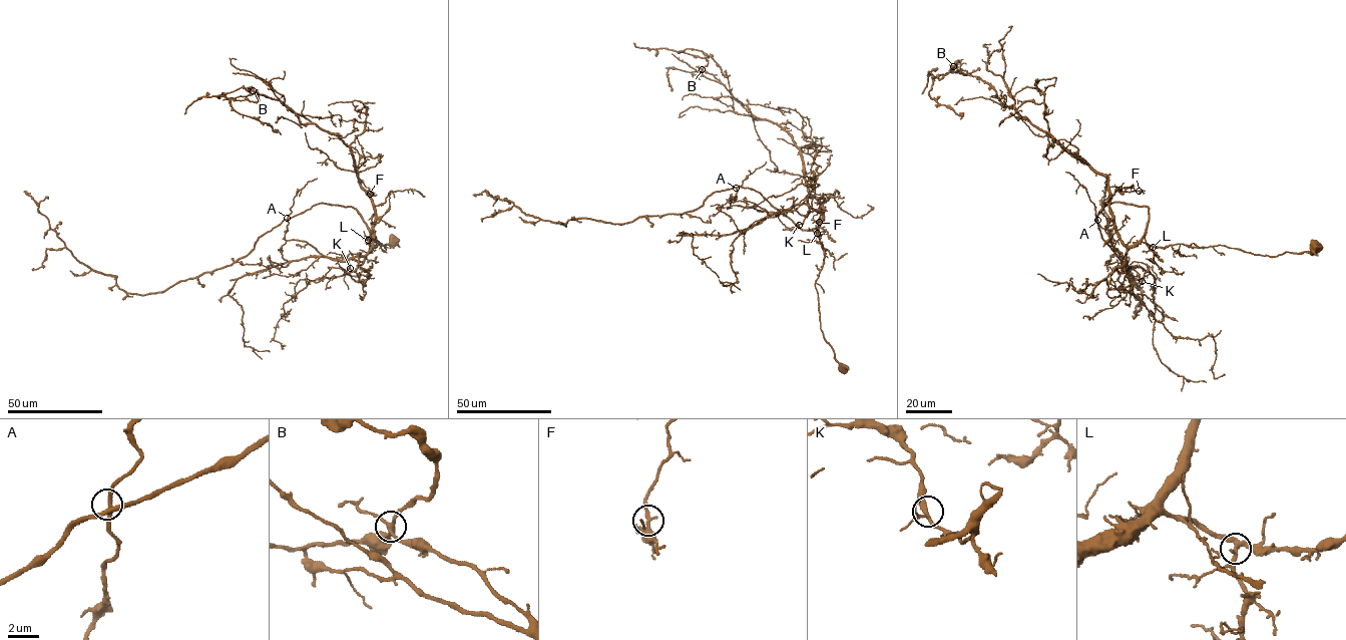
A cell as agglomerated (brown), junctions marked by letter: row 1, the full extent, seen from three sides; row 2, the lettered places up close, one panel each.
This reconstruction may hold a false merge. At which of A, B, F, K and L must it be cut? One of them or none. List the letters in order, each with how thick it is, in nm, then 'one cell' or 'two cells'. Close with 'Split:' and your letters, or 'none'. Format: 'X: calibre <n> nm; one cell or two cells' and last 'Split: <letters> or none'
A: calibre 220 nm; one cell
B: calibre 240 nm; two cells
F: calibre 280 nm; one cell
K: calibre 240 nm; one cell
L: calibre 300 nm; one cell
Split: B

